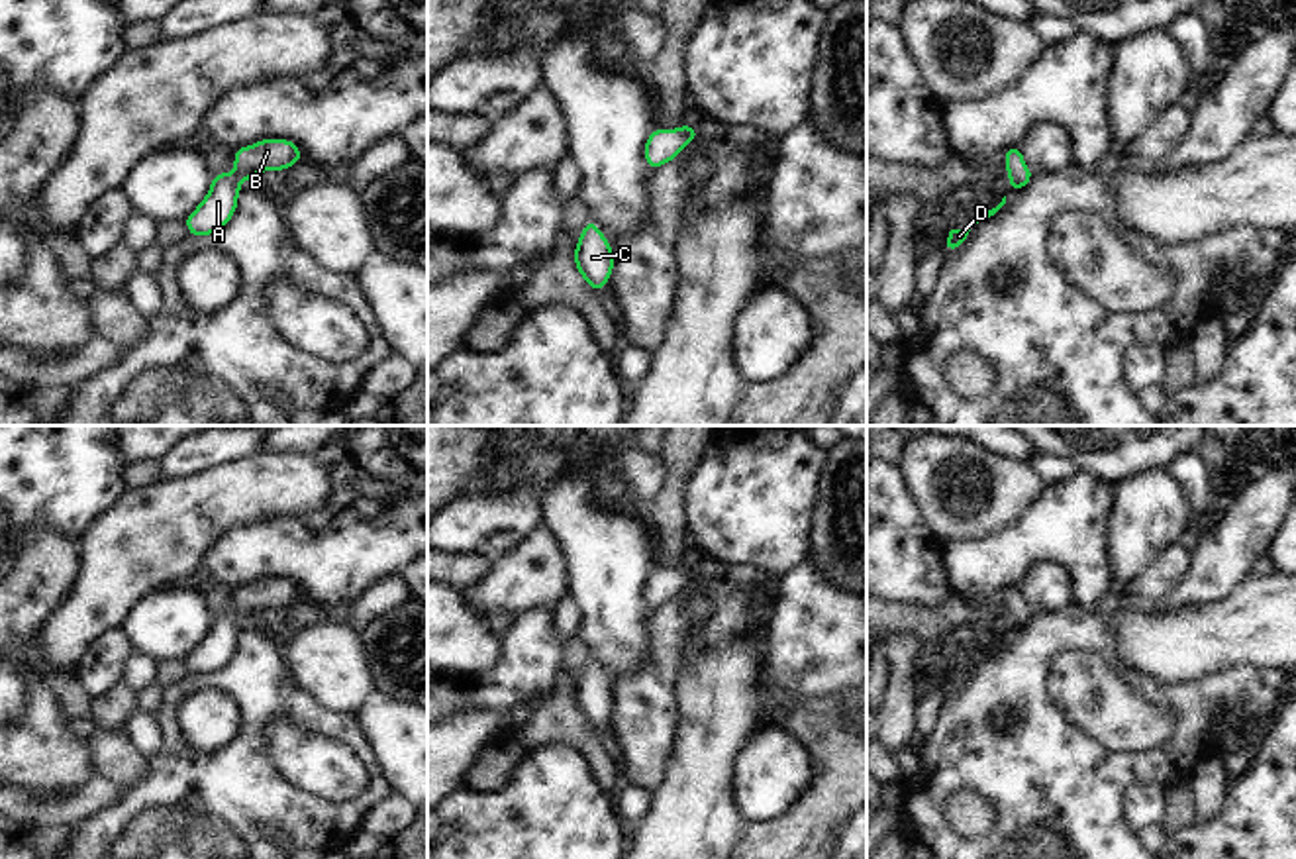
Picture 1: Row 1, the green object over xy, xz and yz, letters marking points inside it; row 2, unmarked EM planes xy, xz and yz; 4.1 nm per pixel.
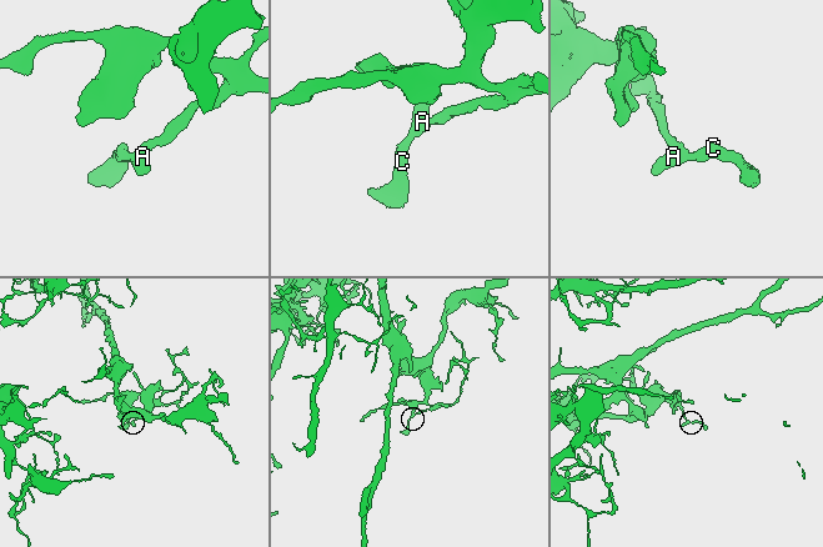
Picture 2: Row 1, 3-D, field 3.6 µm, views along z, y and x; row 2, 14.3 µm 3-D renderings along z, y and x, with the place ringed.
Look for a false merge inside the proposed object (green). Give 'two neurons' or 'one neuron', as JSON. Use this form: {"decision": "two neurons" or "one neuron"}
{"decision": "one neuron"}

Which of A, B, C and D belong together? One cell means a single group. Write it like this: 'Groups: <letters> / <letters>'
Groups: A B C D

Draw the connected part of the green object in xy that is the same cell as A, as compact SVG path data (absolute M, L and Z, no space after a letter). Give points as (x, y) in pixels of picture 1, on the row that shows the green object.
M259 139L251 147L235 149L233 161L237 171L214 175L208 196L186 216L184 224L190 235L204 237L220 231L237 210L239 184L245 178L257 178L265 169L280 173L302 163L302 153L288 139Z

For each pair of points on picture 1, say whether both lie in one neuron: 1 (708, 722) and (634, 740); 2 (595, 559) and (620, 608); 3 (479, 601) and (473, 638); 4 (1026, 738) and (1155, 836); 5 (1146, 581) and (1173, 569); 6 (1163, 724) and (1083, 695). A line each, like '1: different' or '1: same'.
1: different
2: same
3: different
4: different
5: same
6: same

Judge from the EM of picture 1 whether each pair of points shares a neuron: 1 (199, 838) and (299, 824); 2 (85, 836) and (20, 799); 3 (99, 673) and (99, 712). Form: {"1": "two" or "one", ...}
{"1": "one", "2": "two", "3": "two"}

